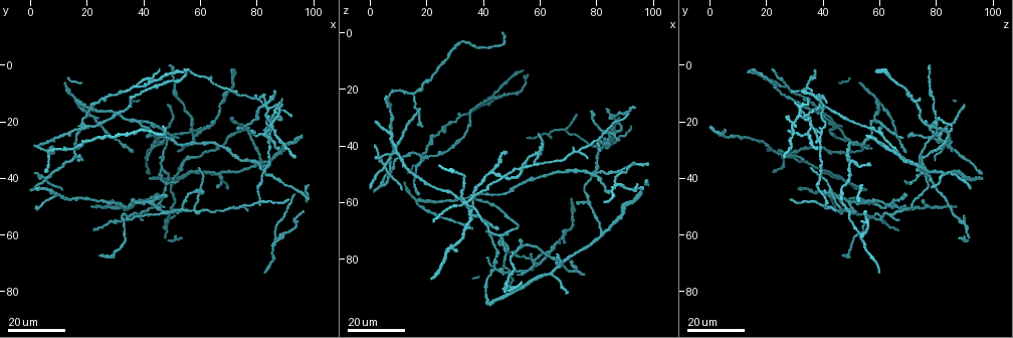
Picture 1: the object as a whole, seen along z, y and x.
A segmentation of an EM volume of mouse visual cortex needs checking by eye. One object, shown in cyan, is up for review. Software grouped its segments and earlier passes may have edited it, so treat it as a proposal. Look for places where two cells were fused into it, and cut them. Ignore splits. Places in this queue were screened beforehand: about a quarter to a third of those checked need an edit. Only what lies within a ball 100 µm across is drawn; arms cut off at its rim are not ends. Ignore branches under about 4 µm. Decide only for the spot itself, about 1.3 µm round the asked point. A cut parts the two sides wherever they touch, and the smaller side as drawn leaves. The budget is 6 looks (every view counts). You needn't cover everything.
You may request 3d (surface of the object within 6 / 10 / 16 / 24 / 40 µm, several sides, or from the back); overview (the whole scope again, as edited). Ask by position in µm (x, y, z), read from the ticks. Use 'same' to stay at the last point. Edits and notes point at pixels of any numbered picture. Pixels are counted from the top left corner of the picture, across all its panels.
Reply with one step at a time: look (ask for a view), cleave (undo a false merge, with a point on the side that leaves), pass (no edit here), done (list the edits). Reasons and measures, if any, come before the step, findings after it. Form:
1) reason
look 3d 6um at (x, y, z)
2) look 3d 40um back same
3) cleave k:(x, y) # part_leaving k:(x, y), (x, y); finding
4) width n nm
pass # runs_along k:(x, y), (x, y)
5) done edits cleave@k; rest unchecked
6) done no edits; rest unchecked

four arms meet
look 3d 24um at (45, 29, 84)

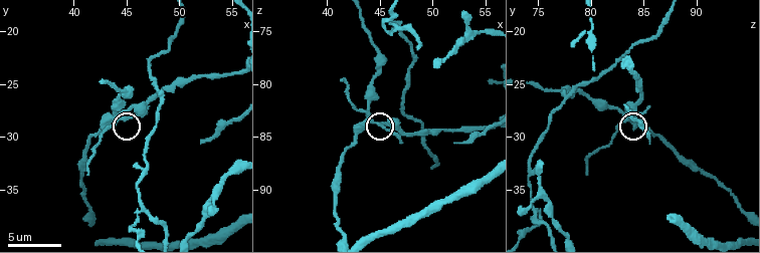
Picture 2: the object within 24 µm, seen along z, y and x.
look 3d 10um at (44.2, 28.4, 83.2)

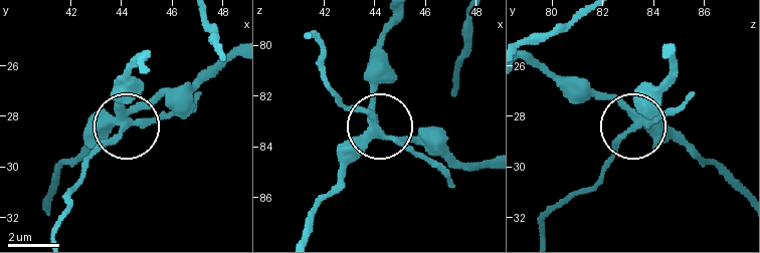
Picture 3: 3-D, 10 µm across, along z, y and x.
side_arm 61 um
cleave 3:(159, 115) # part_leaving 3:(127, 125), (72, 186), (57, 233); a second cell is stuck on

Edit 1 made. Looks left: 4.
thick turns thin
look 3d 24um at (61, 44, 42)

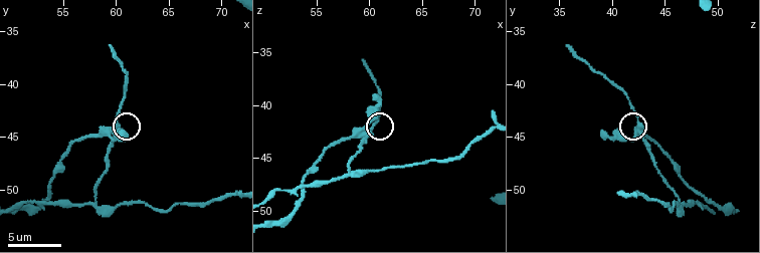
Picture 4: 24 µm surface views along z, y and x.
zoom in
look 3d 6um at (60.0, 43.6, 42.4)

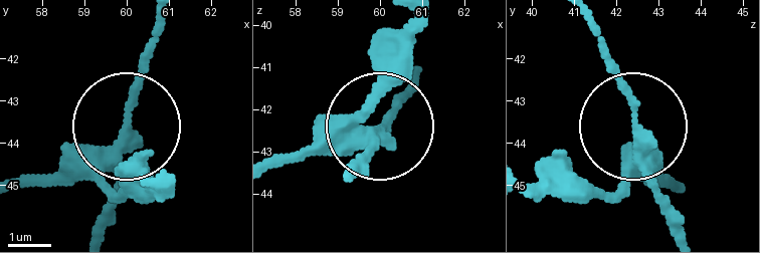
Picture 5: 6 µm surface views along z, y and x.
width 260 nm
cleave 5:(141, 87) # part_leaving 5:(122, 154), (97, 236); a second cell is stuck on

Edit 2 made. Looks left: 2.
four arms meet
look 3d 24um at (21, 15, 39)

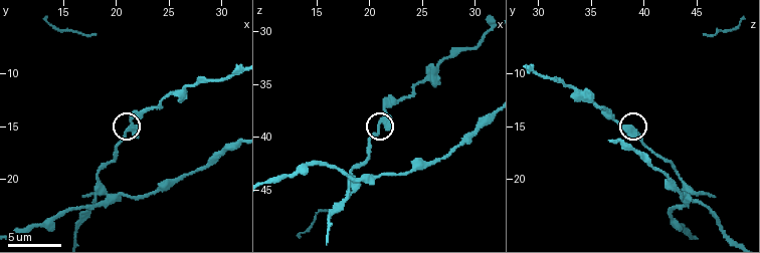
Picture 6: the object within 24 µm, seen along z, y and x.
look 3d 6um at (21.0, 15.4, 38.6)

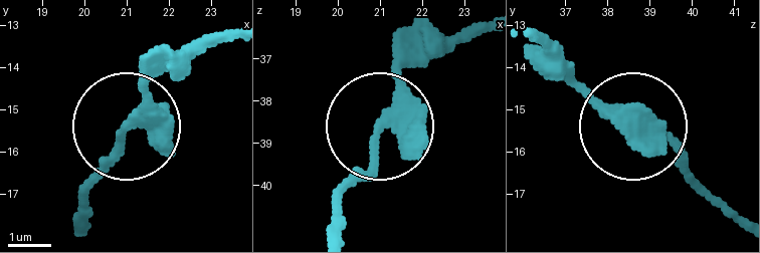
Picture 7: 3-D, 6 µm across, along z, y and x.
arms 4
pass # continuous, no second cell

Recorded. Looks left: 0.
done edits cleave@3, cleave@5; rest unchecked

